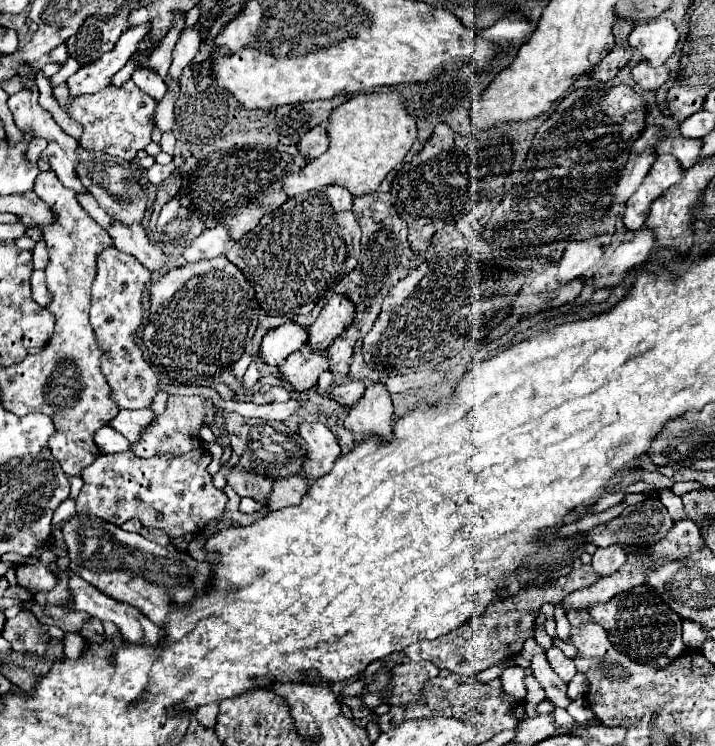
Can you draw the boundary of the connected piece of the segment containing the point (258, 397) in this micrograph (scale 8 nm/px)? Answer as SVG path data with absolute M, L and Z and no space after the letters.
M273 386L269 392L261 394L261 392L255 392L251 402L253 404L271 404L271 402L287 402L291 398L291 390L283 388L283 386Z

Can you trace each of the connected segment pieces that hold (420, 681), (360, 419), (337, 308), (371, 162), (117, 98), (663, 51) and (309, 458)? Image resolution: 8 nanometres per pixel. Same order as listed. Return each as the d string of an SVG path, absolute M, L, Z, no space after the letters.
M409 662L409 664L401 664L401 666L395 666L393 668L393 678L391 678L391 692L389 692L389 704L391 706L407 706L411 702L417 702L421 698L421 690L423 690L423 684L431 678L431 676L437 676L439 674L439 668L431 662Z
M369 384L363 398L349 410L343 426L351 432L375 436L383 442L393 434L393 404L383 384Z
M339 294L331 296L319 318L309 326L309 338L305 344L311 346L311 350L325 350L349 326L353 314L355 306L351 304L351 300Z
M373 92L355 96L337 106L329 116L327 136L327 152L285 180L283 192L287 198L333 184L345 186L353 196L373 194L381 186L383 178L407 156L417 138L417 128L415 120L405 114L401 92Z
M127 80L121 88L107 86L97 94L91 96L79 96L75 100L69 100L67 86L61 84L53 90L55 98L59 100L61 108L77 122L85 126L85 132L81 136L81 146L91 150L101 150L107 152L115 158L123 160L135 160L135 154L143 150L151 142L151 130L153 130L153 116L155 116L155 106L157 102L145 94L141 88L135 86L133 80Z
M667 18L645 20L637 24L629 36L629 44L651 64L661 66L673 54L679 42L675 24Z
M321 422L301 424L299 434L307 444L307 454L301 464L301 474L309 480L327 474L339 456L337 436Z

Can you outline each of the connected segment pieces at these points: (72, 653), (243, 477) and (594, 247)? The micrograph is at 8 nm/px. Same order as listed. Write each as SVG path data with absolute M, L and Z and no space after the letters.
M65 634L63 636L63 652L67 658L79 658L85 648L85 638L79 634Z
M237 464L231 470L231 474L227 474L225 480L239 496L247 496L247 498L255 498L255 500L265 500L273 486L271 478L255 474L253 470L245 472L245 468L241 464Z
M583 240L583 242L569 242L567 250L559 262L557 280L559 284L573 282L575 278L581 278L591 266L595 266L603 256L603 248L595 240Z

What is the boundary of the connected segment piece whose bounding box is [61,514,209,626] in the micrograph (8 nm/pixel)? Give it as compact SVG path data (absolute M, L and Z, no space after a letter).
M81 514L65 520L61 524L61 532L69 554L69 568L77 576L97 590L103 590L109 598L131 602L131 606L135 606L157 626L163 626L173 600L189 602L205 592L203 586L207 586L205 582L209 578L207 562L197 562L185 552L153 544L141 534L131 534L115 524Z

